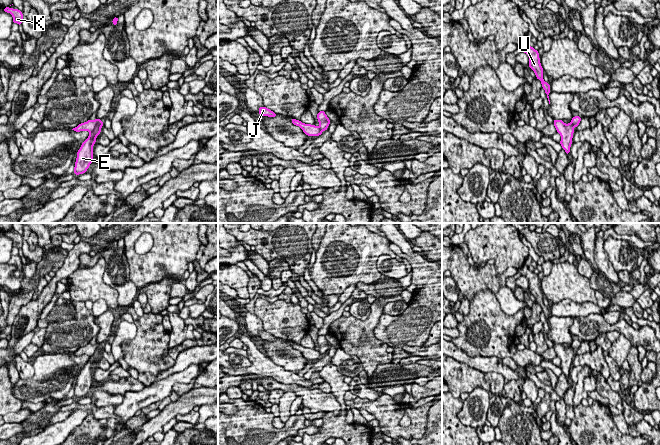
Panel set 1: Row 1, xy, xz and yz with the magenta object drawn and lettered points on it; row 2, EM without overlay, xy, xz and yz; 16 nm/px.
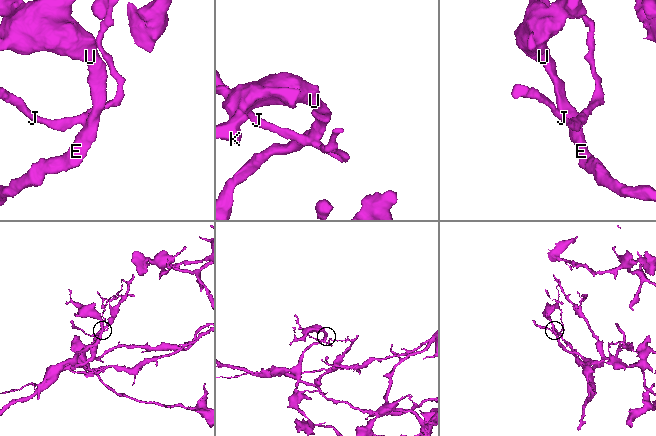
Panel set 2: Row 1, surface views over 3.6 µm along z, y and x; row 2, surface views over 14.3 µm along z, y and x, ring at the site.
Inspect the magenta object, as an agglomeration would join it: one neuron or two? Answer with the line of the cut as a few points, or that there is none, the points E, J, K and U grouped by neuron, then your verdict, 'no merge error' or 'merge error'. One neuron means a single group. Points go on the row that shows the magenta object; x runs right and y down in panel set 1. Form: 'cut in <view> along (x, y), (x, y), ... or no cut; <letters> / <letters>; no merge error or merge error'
cut in xy along (100, 120), (90, 133); E K U / J; merge error

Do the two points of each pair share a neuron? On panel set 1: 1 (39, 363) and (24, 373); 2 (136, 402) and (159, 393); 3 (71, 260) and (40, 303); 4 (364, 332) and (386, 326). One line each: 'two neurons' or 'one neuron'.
1: two neurons
2: one neuron
3: one neuron
4: two neurons

